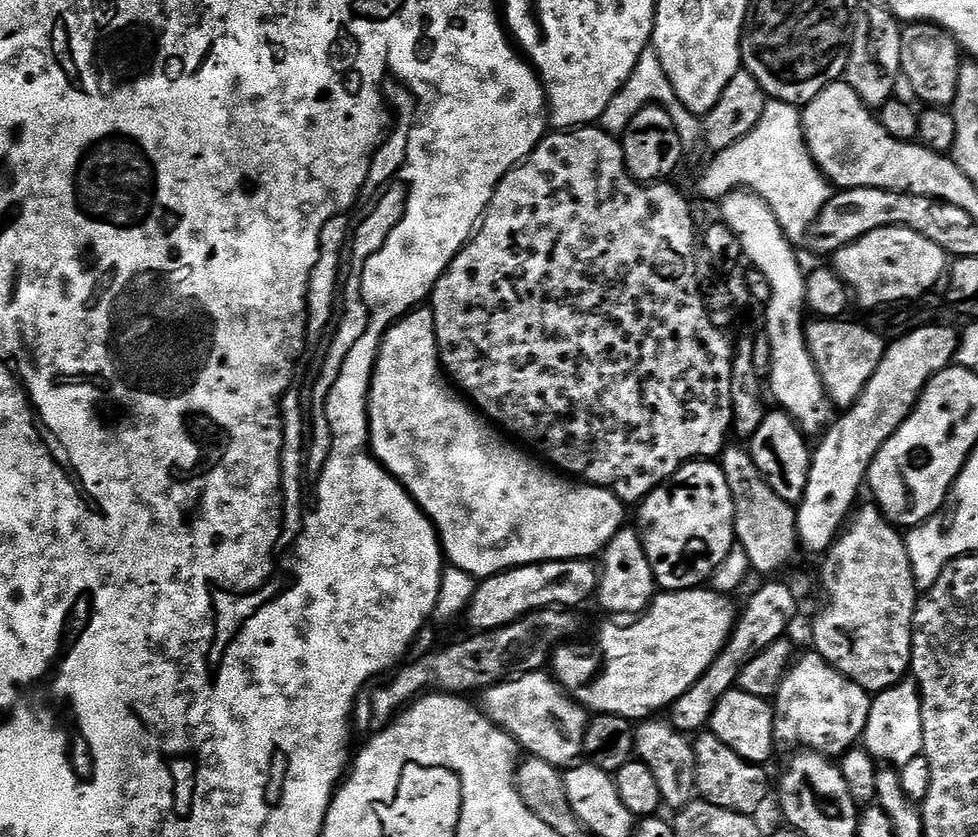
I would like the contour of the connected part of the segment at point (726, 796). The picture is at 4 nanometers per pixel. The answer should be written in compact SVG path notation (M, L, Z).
M711 730L701 731L695 740L696 790L699 799L740 815L752 816L758 813L756 811L763 806L764 799L768 796L769 769L763 764L752 764L734 754L734 750L730 750L730 746L726 746L726 742L718 739Z

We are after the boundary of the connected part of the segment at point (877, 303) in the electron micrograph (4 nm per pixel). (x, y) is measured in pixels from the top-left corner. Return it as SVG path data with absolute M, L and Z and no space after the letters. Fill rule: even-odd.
M883 228L874 230L862 238L858 238L853 244L847 244L845 248L839 248L831 257L831 267L842 278L844 287L849 293L867 310L884 310L887 304L900 304L910 300L917 300L920 296L927 296L933 291L936 283L943 281L946 276L946 269L950 264L948 253L930 242L930 238L922 238L922 234L914 234L909 228Z

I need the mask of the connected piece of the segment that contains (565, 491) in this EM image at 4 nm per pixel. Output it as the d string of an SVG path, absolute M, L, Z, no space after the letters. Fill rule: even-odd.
M421 306L409 312L408 315L396 321L396 323L388 329L388 332L384 335L384 339L380 342L380 354L376 357L376 371L372 373L372 390L368 393L368 438L372 455L375 456L376 459L379 460L380 465L408 491L409 496L416 501L416 505L418 505L419 508L424 511L424 515L431 520L432 525L436 528L436 535L440 538L440 547L446 557L447 563L451 565L451 567L466 570L471 576L477 578L497 576L498 573L508 572L511 568L521 568L527 564L541 564L542 562L550 562L551 560L586 560L589 558L596 558L603 553L604 547L612 541L614 534L618 534L626 527L626 520L624 520L626 505L622 503L613 492L605 488L599 488L593 484L577 482L575 479L569 478L567 475L545 466L535 455L529 454L523 447L517 446L515 443L505 439L505 437L501 435L491 423L486 422L485 417L481 415L481 413L477 411L451 383L449 383L438 359L436 323L432 317L431 307Z

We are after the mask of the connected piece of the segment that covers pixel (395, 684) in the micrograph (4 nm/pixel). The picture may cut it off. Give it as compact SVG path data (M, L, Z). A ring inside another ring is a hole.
M559 606L555 608L543 608L537 612L527 612L521 620L507 624L505 628L499 628L493 632L482 632L469 635L469 640L460 640L457 644L448 644L437 652L428 652L421 660L413 664L405 663L397 667L383 682L376 682L367 690L361 692L359 700L354 709L354 724L367 734L375 733L377 730L388 727L394 717L403 712L413 700L425 695L438 692L449 694L472 694L481 690L491 688L494 684L502 684L518 676L525 676L528 672L539 672L551 661L554 649L563 645L564 640L576 628L576 620L571 611Z

